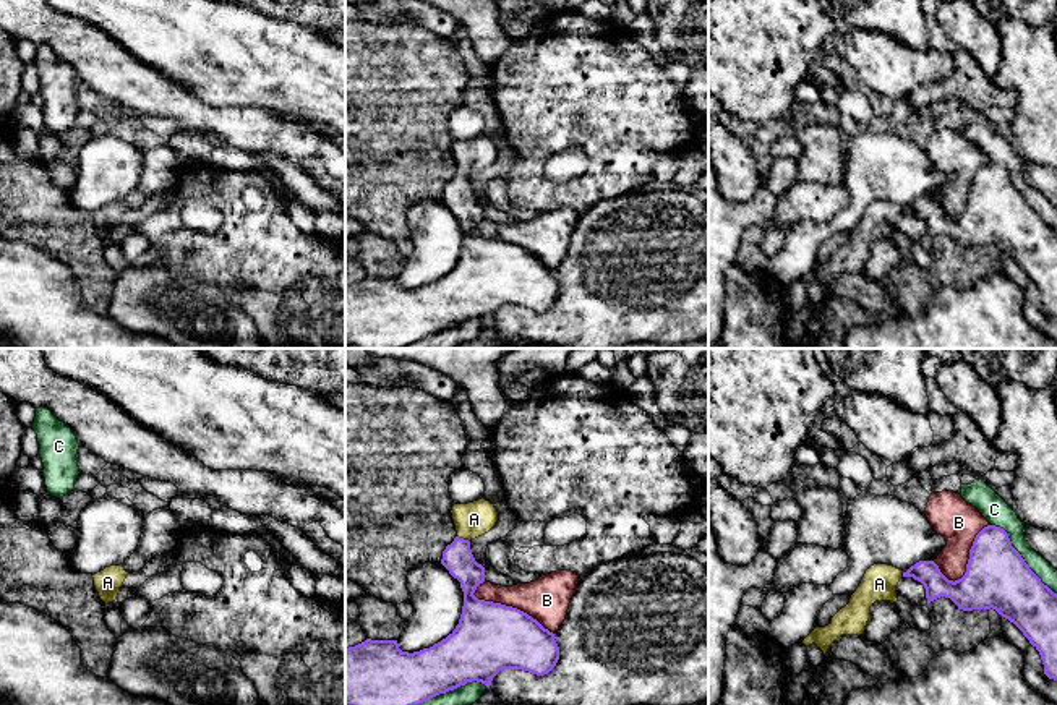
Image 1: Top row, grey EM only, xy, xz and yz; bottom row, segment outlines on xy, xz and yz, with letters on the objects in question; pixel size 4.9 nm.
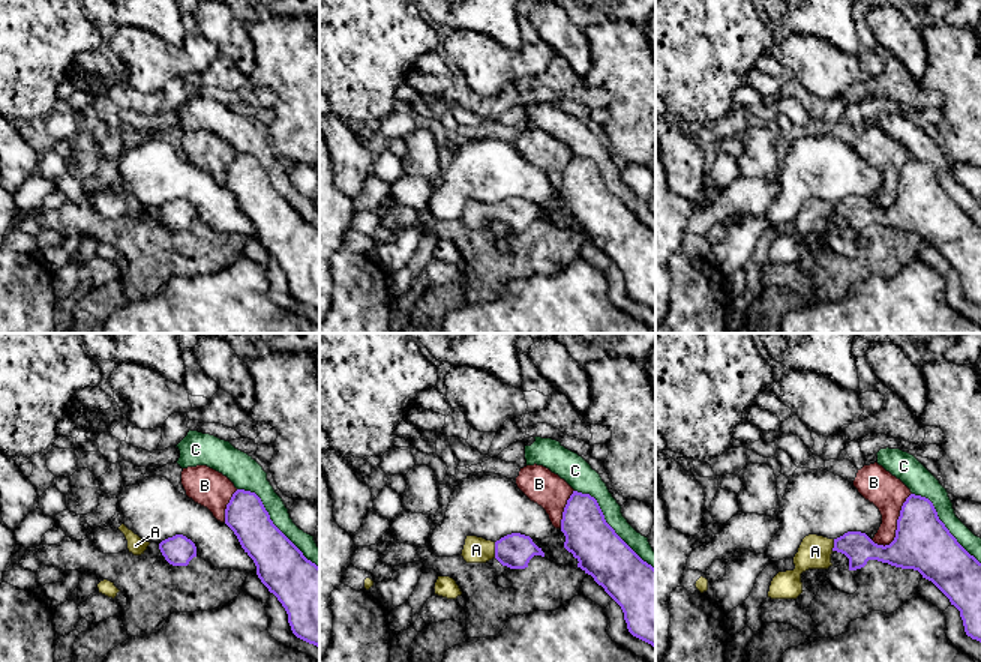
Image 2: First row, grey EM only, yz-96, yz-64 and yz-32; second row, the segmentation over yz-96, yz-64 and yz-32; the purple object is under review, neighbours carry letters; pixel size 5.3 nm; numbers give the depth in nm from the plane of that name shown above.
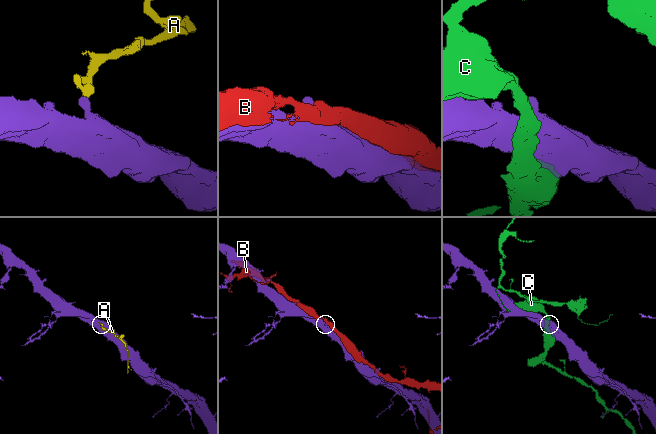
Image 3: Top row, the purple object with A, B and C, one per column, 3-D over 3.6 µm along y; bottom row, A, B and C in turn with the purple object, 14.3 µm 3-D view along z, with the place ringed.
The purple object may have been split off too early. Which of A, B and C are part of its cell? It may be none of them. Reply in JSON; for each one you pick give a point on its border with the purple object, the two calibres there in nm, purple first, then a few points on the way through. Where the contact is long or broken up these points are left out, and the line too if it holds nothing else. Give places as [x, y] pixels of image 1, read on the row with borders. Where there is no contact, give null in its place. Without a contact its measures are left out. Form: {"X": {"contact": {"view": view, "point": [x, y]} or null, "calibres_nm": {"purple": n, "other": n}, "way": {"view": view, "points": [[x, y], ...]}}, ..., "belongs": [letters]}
{"A": {"contact": {"view": "xz", "point": [462, 538]}, "calibres_nm": {"purple": 150, "other": 180}, "way": {"view": "xz", "points": [[457, 558], [462, 538], [474, 519]]}}, "belongs": ["A"]}

